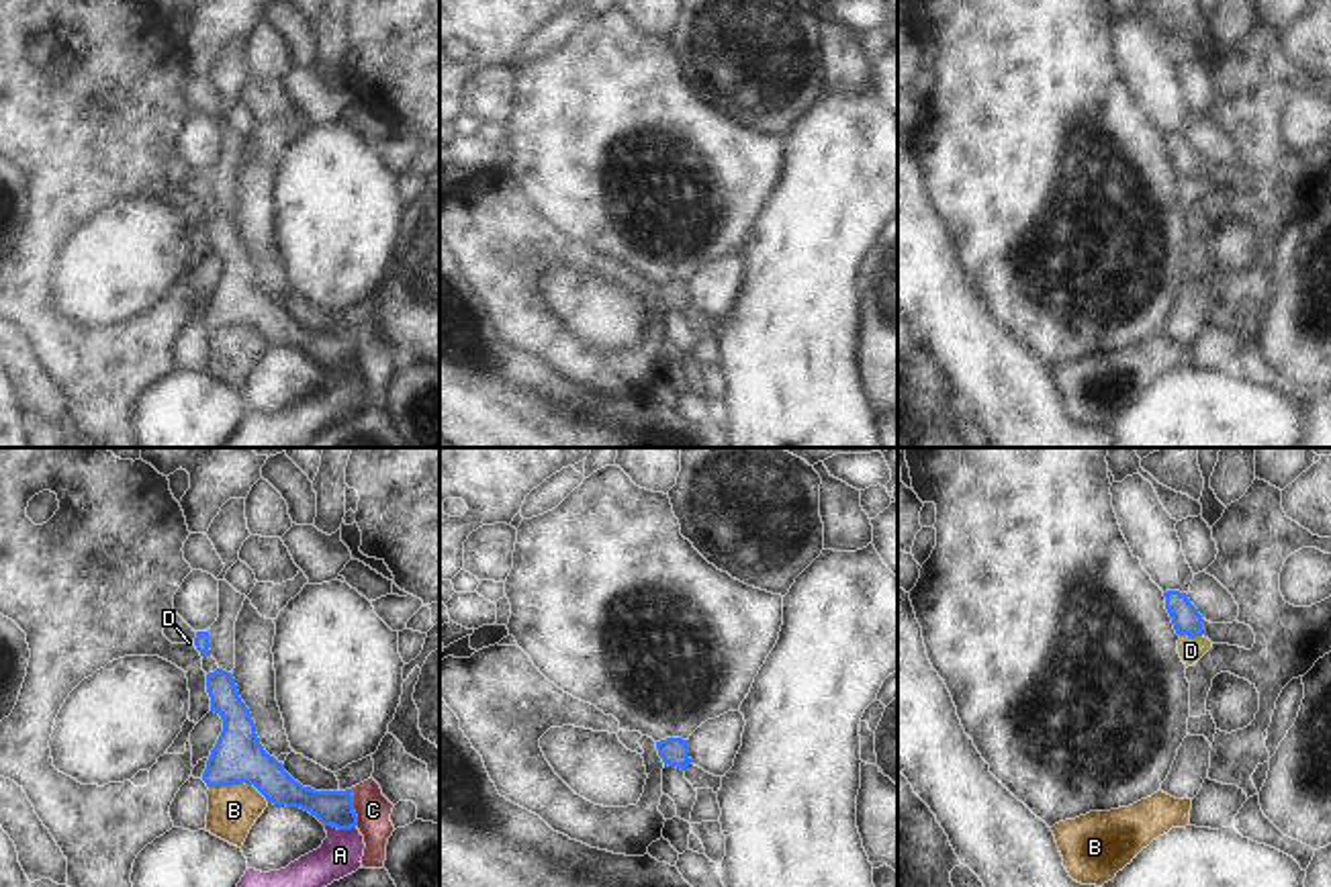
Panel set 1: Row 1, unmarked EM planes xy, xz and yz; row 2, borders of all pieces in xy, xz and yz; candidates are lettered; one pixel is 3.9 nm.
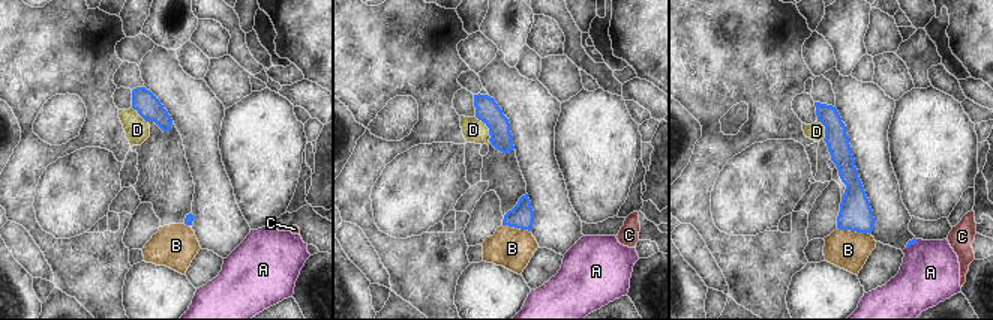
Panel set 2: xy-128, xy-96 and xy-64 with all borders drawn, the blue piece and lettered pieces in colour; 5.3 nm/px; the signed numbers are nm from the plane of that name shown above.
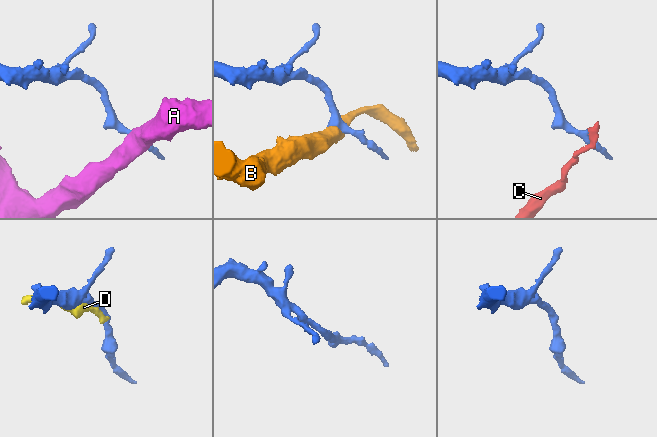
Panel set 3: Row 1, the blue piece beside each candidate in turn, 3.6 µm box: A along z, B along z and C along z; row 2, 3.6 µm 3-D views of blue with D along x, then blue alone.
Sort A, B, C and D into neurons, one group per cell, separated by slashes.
A / B / C / D

